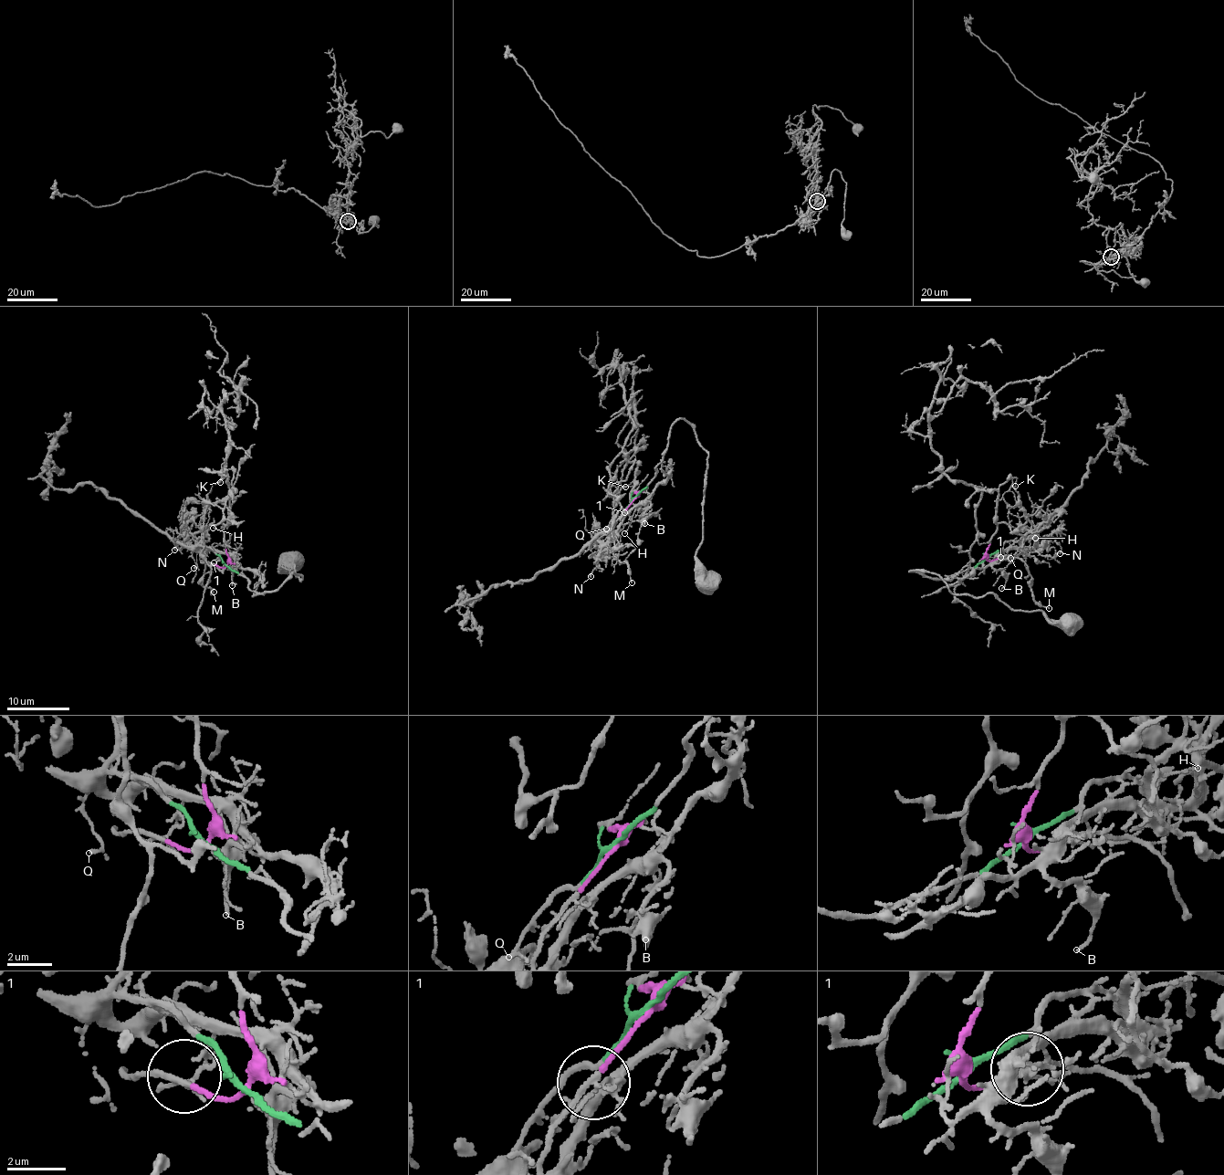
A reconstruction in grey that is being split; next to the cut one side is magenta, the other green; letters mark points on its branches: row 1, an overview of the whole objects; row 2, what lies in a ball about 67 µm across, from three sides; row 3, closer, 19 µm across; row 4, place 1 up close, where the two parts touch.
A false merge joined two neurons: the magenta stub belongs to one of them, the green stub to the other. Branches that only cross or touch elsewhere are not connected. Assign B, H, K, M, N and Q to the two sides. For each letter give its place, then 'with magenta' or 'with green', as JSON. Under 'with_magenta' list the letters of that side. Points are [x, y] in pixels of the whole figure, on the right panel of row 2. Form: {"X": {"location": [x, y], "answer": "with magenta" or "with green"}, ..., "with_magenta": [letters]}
{"B": {"location": [1001, 588], "answer": "with green"}, "H": {"location": [1035, 538], "answer": "with magenta"}, "K": {"location": [1015, 486], "answer": "with magenta"}, "M": {"location": [1049, 608], "answer": "with magenta"}, "N": {"location": [1060, 553], "answer": "with green"}, "Q": {"location": [1010, 558], "answer": "with green"}, "with_magenta": ["H", "K", "M"]}

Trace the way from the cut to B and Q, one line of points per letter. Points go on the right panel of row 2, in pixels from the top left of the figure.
B: (986, 559), (1003, 550), (993, 565), (1005, 578), (1005, 585), (1000, 589)
Q: (986, 559), (1004, 543), (1014, 540), (1020, 542), (1021, 551), (1010, 557)

